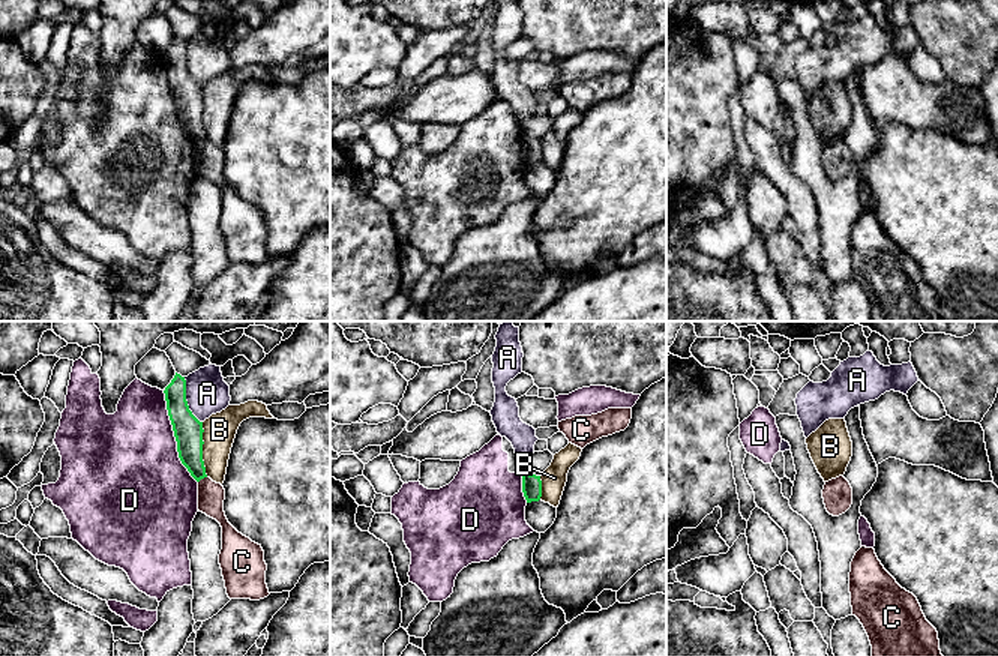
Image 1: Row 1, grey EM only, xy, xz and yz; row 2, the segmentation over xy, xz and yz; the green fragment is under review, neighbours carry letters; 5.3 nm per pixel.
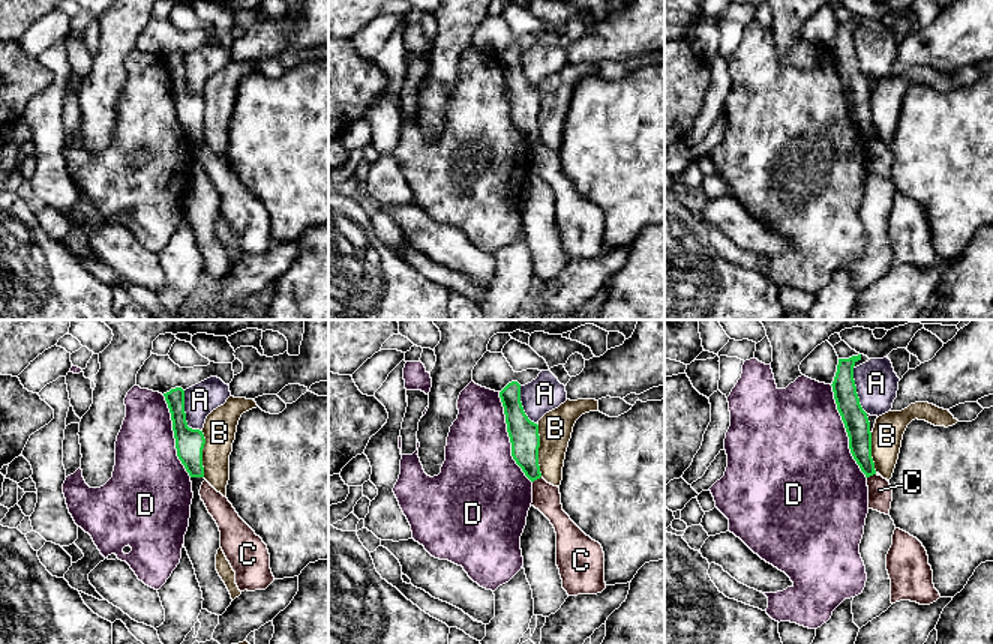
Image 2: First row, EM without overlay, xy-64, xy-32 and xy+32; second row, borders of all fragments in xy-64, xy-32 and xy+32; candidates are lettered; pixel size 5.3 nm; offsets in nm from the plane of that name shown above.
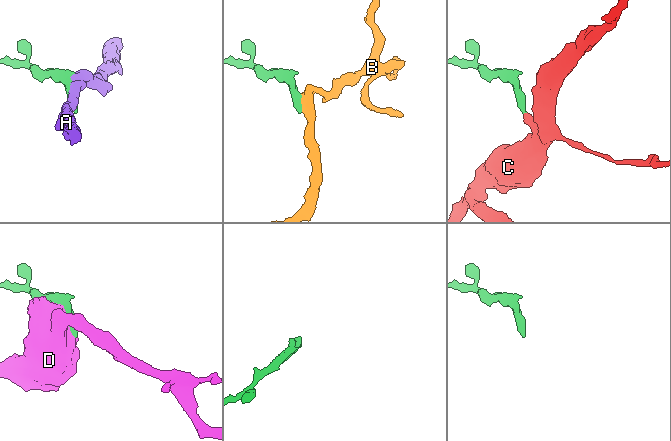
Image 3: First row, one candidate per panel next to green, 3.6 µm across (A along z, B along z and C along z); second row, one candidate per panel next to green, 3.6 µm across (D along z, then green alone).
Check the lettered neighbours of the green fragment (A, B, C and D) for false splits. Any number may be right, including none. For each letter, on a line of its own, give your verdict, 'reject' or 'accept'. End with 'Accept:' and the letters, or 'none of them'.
A: reject
B: reject
C: reject
D: reject
Accept: none of them

